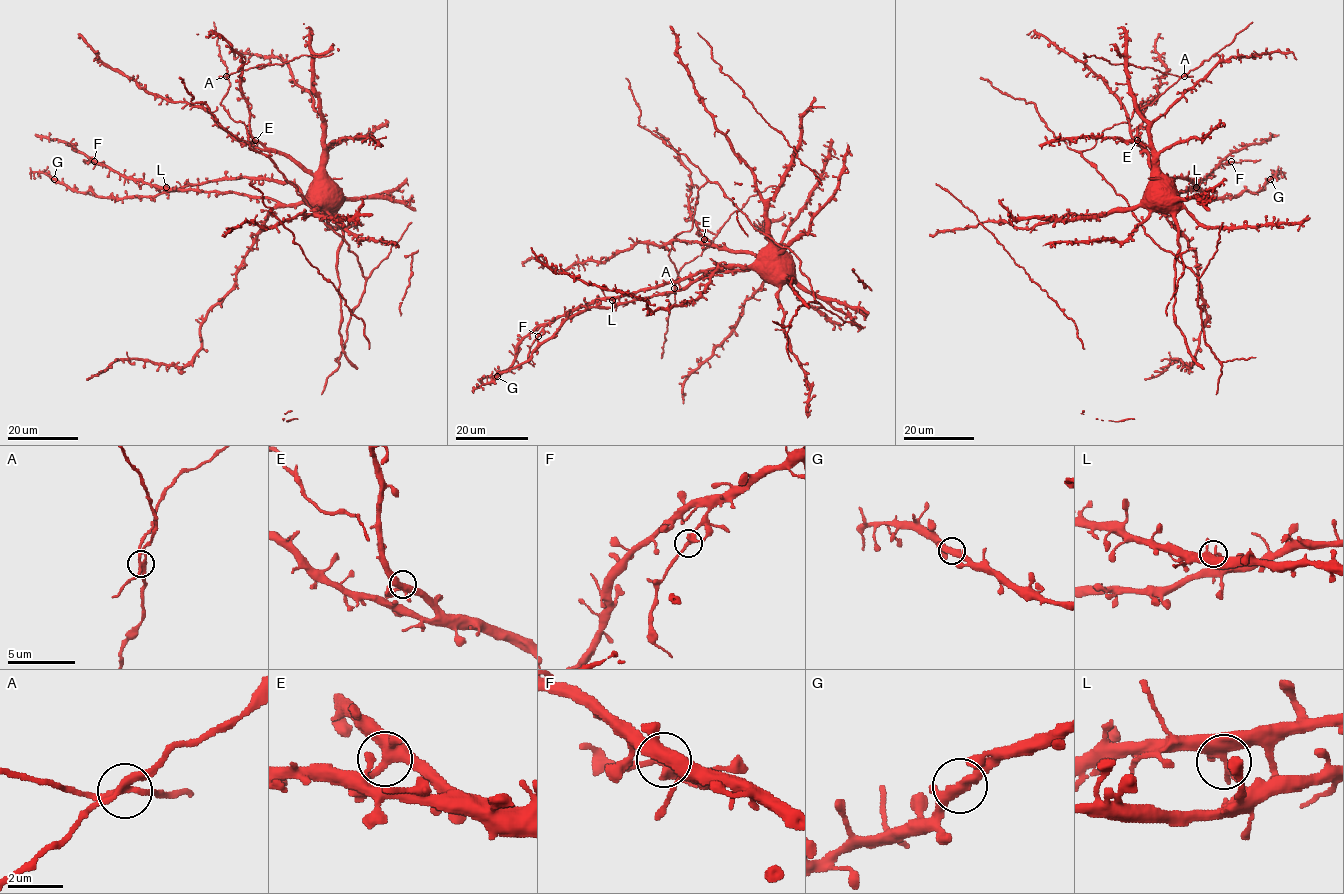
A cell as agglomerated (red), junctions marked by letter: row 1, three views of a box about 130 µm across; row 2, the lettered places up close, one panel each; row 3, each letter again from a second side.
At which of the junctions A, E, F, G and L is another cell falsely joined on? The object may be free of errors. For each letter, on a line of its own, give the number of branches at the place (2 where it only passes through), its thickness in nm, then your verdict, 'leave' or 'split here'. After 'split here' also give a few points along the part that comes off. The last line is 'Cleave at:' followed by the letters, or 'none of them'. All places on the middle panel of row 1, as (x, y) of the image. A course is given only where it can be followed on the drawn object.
A: 4 branches meet; 280 nm thick; split here; foreign part runs (674, 288), (679, 270), (700, 255), (731, 214), (751, 196), (770, 186), (784, 184)
E: 4 branches meet; 400 nm thick; leave
F: 3 branches meet; 280 nm thick; leave
G: 3 branches meet; 320 nm thick; leave
L: 4 branches meet; 360 nm thick; leave
Cleave at: A

